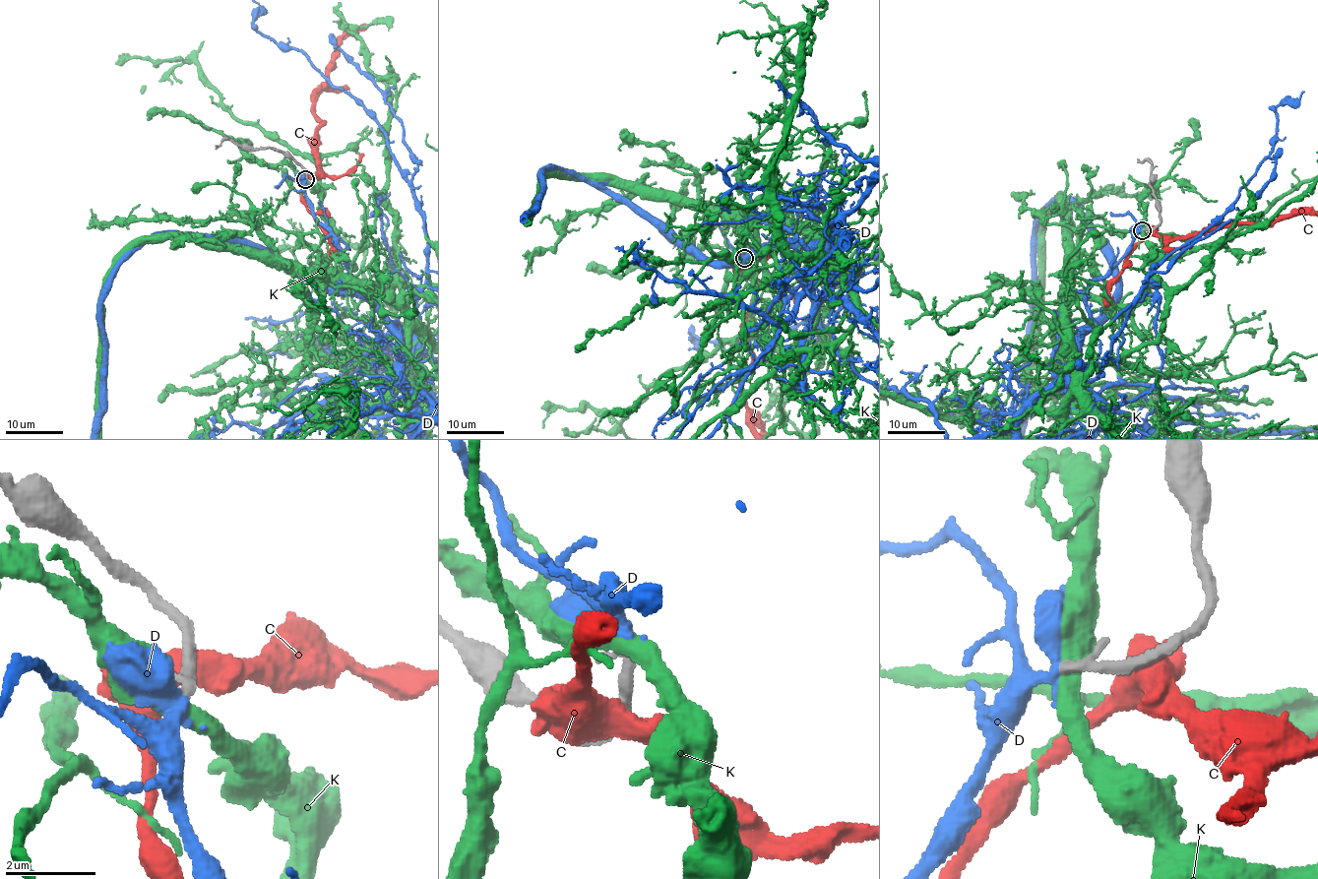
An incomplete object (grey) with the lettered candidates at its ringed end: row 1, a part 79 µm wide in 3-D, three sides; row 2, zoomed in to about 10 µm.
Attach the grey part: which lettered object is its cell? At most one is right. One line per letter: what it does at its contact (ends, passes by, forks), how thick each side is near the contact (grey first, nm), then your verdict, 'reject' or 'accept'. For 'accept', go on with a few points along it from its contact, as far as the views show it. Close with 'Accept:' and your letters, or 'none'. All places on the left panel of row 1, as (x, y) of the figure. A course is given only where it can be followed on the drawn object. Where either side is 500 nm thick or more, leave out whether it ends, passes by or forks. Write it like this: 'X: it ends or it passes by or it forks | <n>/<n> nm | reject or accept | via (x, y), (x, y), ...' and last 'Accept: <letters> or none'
C: 240/600 nm | reject
D: it passes by | 180/400 nm | accept
K: 280/500 nm | reject
Accept: D

